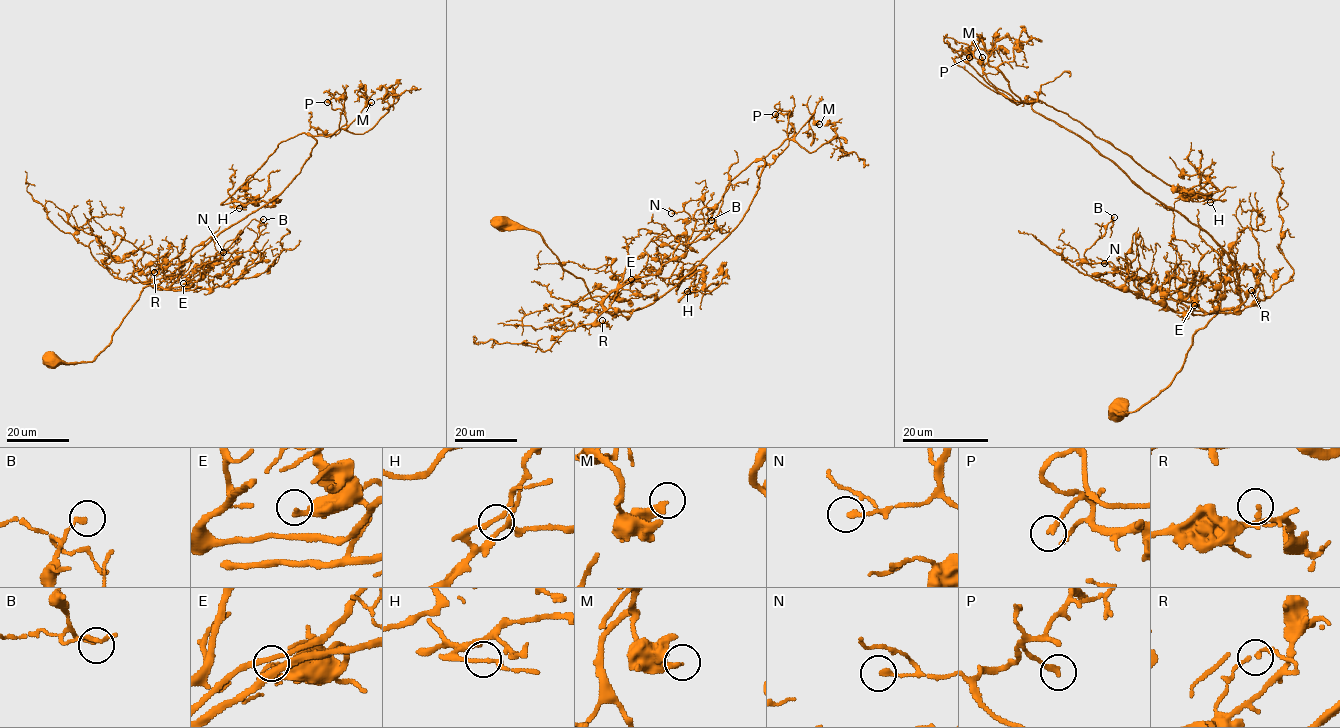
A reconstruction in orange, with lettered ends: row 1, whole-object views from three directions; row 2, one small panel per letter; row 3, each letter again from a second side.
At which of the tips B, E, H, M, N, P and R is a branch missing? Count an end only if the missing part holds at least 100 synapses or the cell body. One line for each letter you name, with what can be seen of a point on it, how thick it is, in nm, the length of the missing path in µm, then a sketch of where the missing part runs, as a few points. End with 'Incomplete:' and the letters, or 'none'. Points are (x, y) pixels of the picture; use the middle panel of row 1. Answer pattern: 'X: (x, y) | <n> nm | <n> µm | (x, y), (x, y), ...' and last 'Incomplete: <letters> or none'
Incomplete: none

